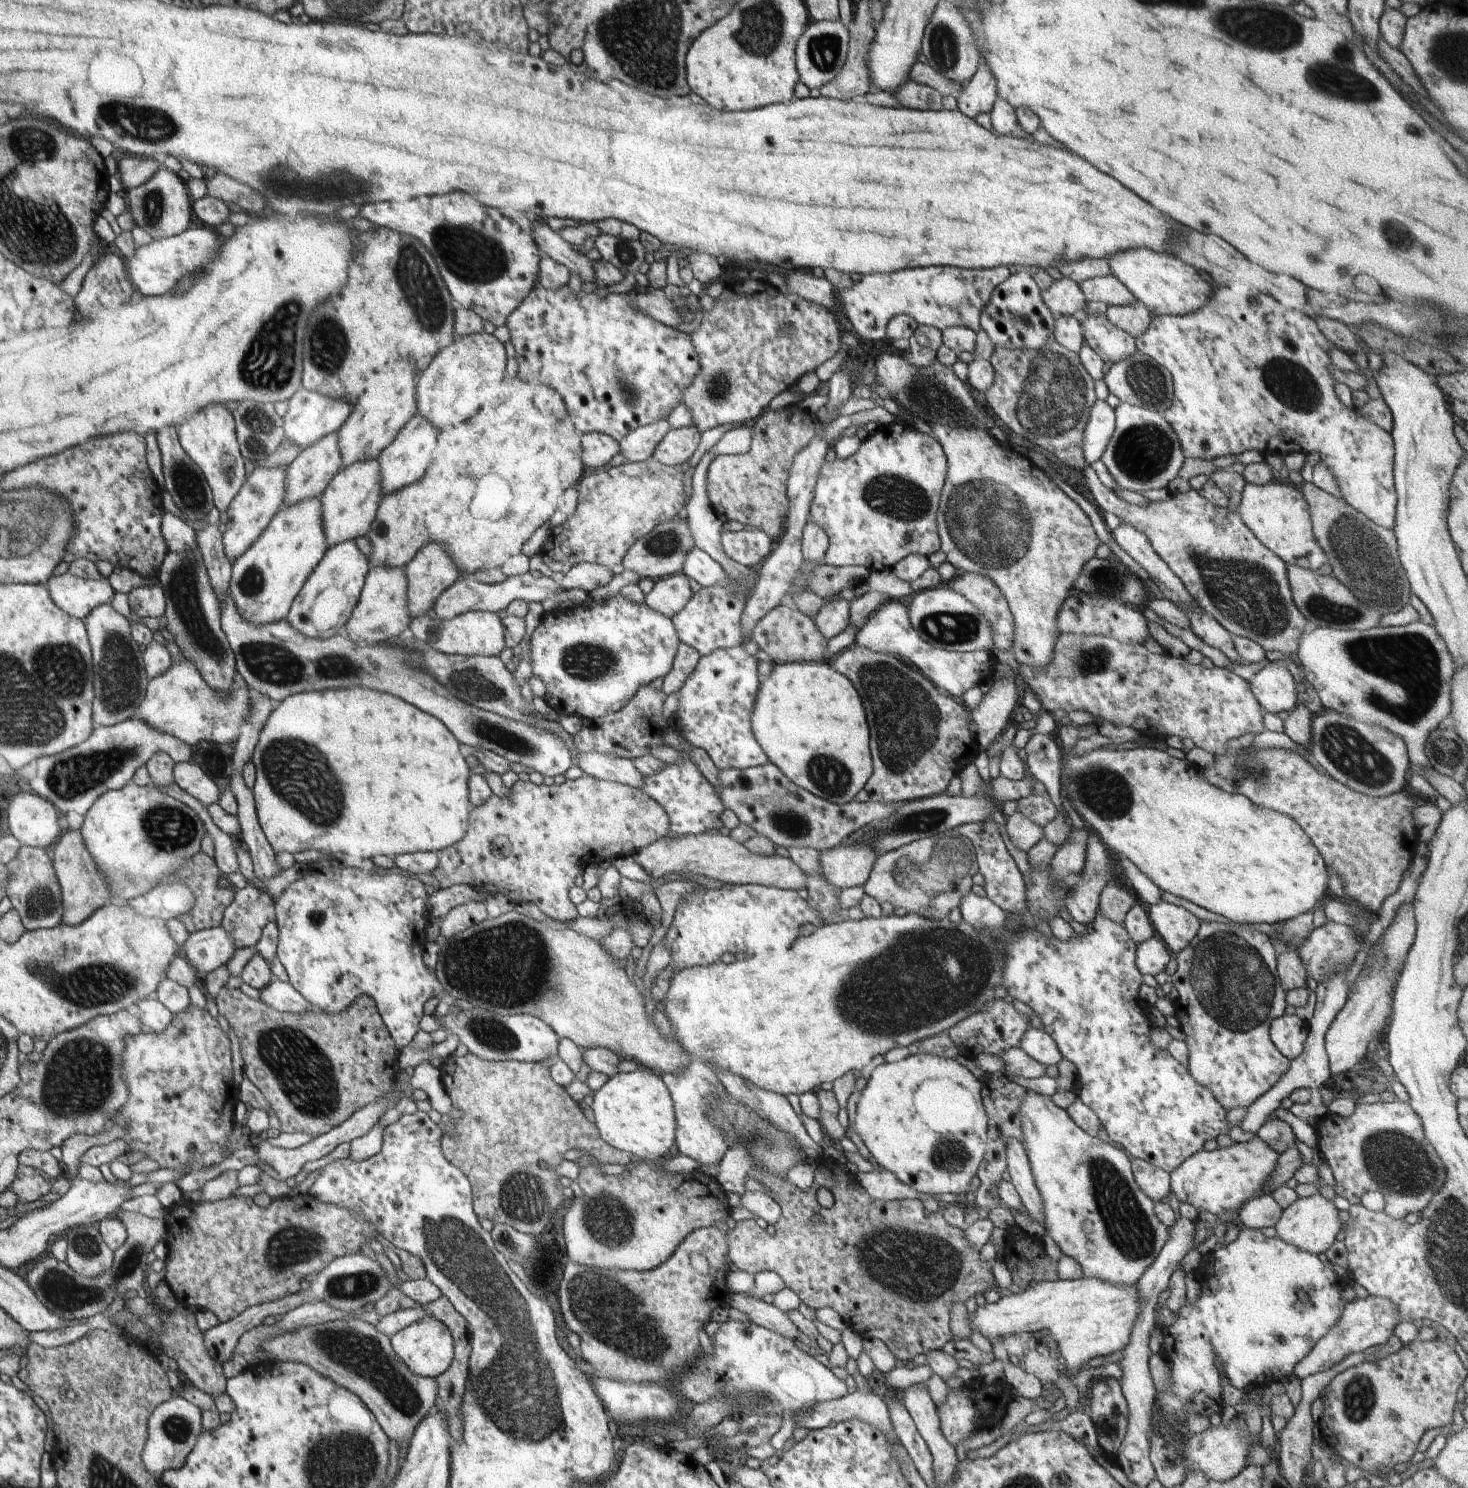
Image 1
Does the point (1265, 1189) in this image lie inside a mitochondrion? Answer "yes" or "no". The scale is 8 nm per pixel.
no

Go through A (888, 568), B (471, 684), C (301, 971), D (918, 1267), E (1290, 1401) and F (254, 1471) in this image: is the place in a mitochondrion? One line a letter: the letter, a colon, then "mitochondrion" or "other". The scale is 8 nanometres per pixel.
A: other
B: mitochondrion
C: other
D: mitochondrion
E: other
F: other

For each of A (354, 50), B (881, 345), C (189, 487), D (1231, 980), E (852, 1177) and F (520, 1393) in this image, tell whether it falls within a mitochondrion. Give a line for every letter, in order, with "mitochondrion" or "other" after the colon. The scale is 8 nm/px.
A: other
B: other
C: mitochondrion
D: mitochondrion
E: other
F: mitochondrion

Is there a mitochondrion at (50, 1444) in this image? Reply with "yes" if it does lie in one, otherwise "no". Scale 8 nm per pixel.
no

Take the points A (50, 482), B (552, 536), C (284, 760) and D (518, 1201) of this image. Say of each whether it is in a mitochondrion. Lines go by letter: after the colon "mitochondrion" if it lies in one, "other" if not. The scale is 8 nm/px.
A: mitochondrion
B: other
C: mitochondrion
D: mitochondrion

